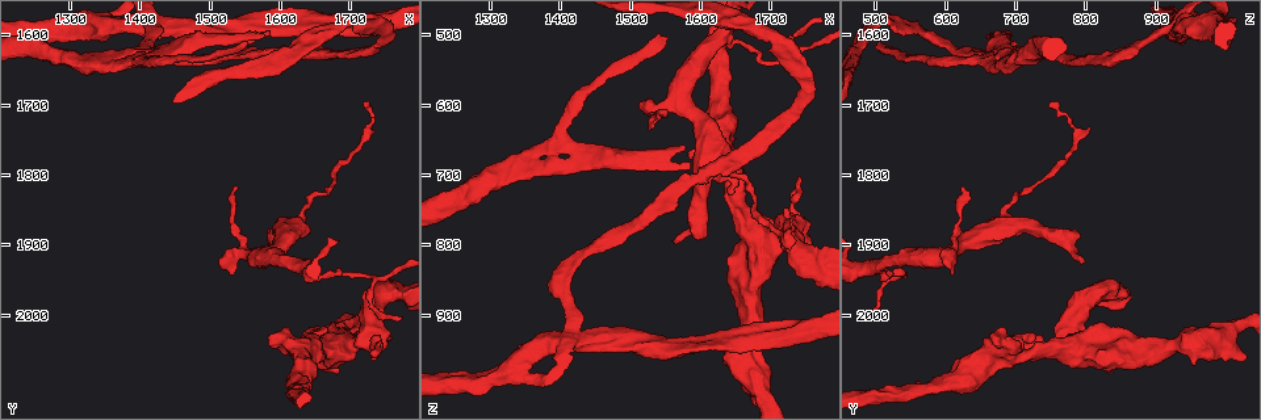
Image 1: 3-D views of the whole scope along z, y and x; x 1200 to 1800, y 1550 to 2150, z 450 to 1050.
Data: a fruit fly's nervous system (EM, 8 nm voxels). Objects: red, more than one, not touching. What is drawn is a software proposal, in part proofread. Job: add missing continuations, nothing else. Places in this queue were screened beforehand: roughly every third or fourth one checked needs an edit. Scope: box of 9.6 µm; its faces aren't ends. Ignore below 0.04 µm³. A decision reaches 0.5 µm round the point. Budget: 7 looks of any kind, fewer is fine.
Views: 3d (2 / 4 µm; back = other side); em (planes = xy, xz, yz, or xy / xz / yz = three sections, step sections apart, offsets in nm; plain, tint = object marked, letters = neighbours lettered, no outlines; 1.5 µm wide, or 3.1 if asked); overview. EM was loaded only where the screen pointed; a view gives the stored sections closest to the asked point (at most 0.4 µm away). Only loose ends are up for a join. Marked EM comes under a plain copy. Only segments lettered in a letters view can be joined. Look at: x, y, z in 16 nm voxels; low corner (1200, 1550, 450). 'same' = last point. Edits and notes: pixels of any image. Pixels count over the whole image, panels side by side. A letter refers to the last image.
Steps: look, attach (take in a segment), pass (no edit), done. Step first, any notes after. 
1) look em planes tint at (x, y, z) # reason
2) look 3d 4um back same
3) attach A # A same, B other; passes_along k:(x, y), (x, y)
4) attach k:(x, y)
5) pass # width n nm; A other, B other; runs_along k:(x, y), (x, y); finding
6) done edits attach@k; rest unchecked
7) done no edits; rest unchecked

look 3d 2um back at (1585, 2030, 670) # thick end

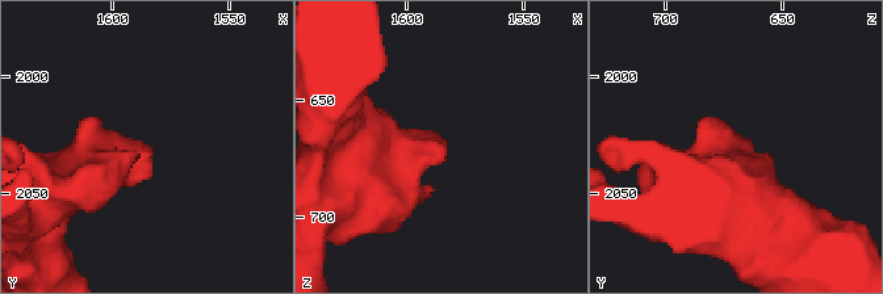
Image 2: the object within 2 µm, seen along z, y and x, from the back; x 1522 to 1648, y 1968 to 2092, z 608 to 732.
look em planes letters at (1583, 2032, 668) # need the tissue

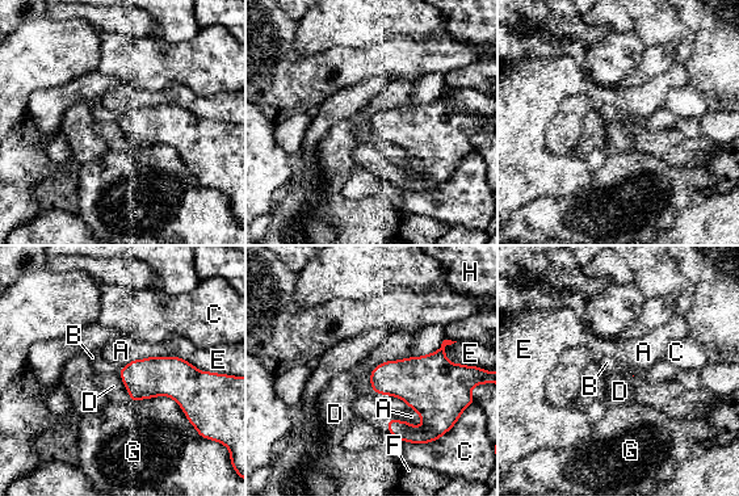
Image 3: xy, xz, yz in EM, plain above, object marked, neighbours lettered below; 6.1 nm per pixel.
pass # longest_contact G 420 nm; A other, B other, C other, D other, E other, F other, G other, H other; border 3:(415, 356), (380, 362), (368, 381); no lettered segment goes on from it

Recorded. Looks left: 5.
look em planes letters at (1560, 1925, 795) # branch stops here

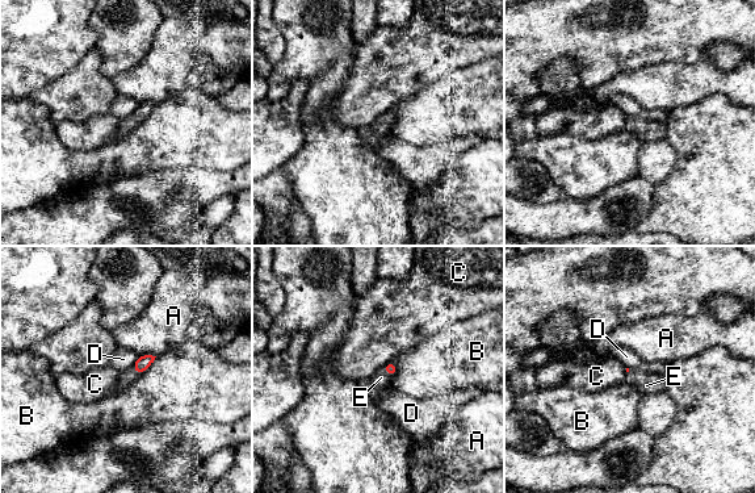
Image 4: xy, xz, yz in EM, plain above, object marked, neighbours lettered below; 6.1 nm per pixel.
attach E # A other, B other, C other, D other, E same; it goes on there

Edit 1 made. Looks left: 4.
look overview # redraw

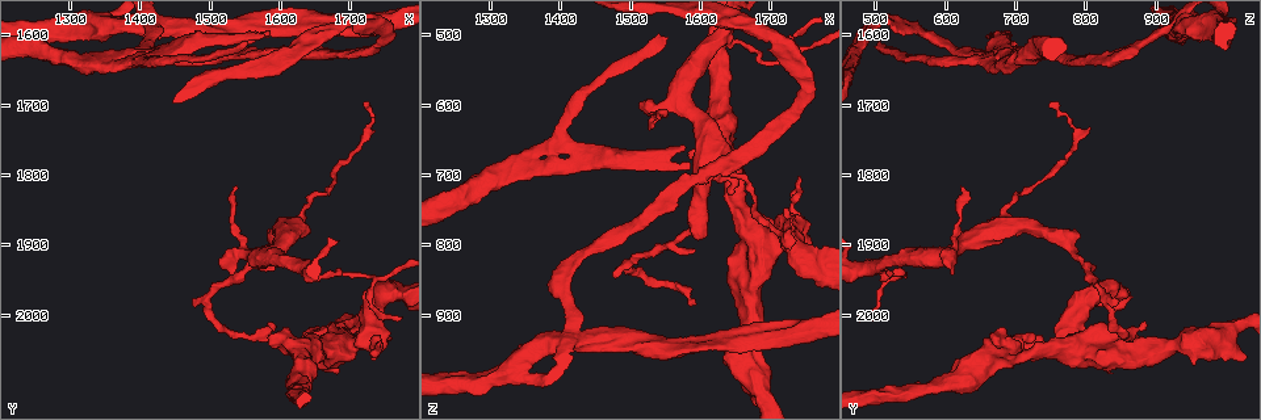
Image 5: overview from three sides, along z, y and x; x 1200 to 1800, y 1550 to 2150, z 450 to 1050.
look em planes letters at (1480, 1980, 850) # thin end

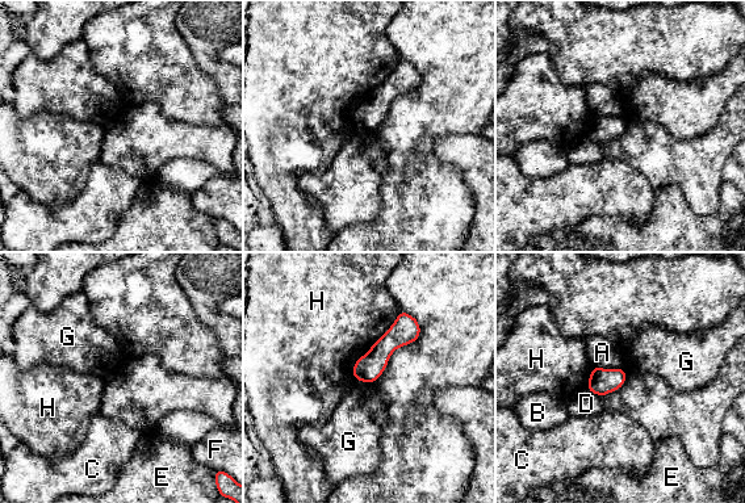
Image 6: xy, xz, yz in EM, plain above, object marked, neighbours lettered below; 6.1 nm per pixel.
pass # A other, B other, C other, D other, E other, F other, G other, H other; border 6:(355, 378), (367, 384); none of them fits

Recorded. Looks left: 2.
done edits attach@4; rest unchecked

